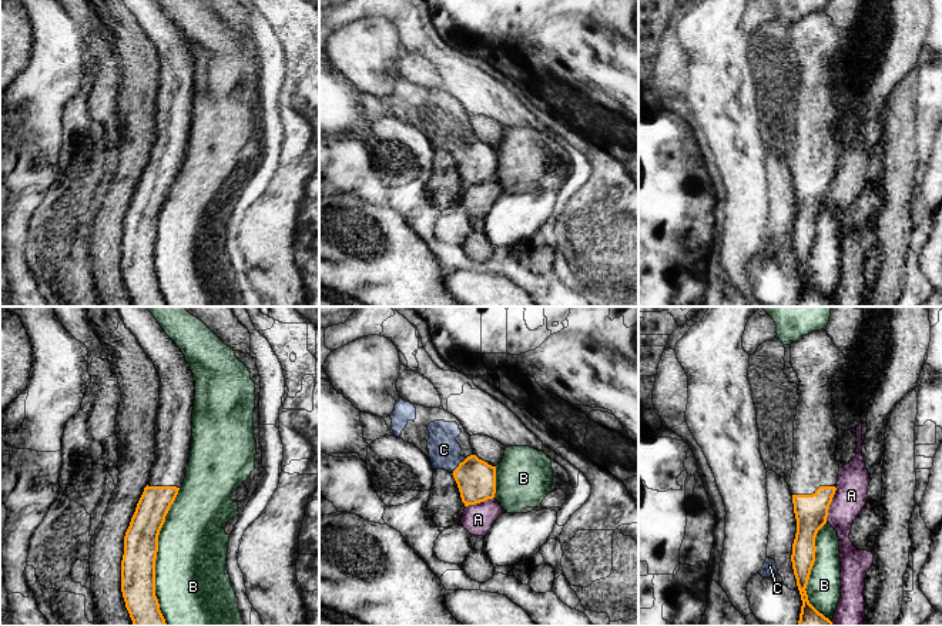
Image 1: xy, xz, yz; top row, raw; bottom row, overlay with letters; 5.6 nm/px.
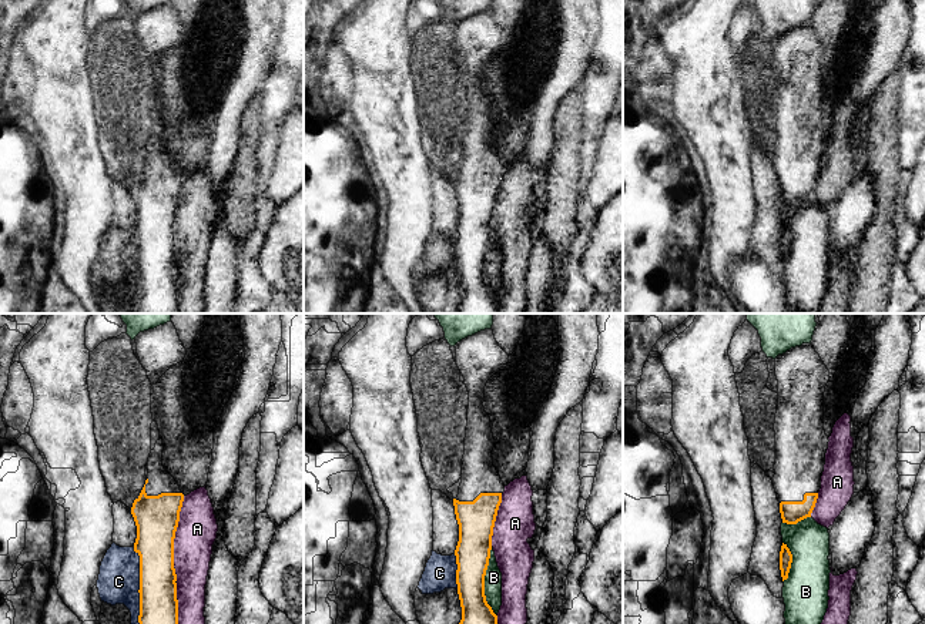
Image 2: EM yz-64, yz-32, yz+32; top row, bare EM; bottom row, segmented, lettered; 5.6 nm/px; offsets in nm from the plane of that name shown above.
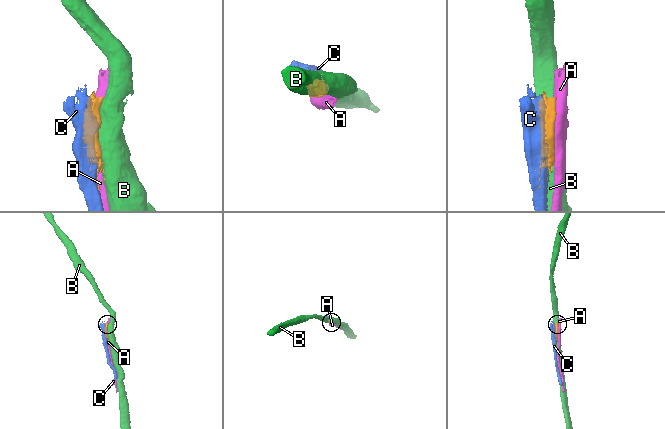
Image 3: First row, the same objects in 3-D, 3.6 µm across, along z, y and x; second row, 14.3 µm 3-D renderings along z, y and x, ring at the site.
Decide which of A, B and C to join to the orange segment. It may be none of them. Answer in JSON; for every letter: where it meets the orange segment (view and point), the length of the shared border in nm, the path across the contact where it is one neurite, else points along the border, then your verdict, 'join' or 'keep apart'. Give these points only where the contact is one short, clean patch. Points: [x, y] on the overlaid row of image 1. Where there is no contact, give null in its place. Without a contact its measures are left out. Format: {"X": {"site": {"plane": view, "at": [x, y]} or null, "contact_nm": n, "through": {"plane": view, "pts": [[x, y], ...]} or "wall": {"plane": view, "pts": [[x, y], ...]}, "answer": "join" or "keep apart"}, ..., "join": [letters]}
{"A": {"site": {"plane": "yz", "at": [830, 504]}, "contact_nm": 200, "answer": "keep apart"}, "B": {"site": {"plane": "xy", "at": [156, 556]}, "contact_nm": 800, "answer": "keep apart"}, "C": {"site": {"plane": "xz", "at": [459, 465]}, "contact_nm": 130, "answer": "keep apart"}, "join": []}

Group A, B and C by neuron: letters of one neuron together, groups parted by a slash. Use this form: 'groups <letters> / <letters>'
groups A / B / C

